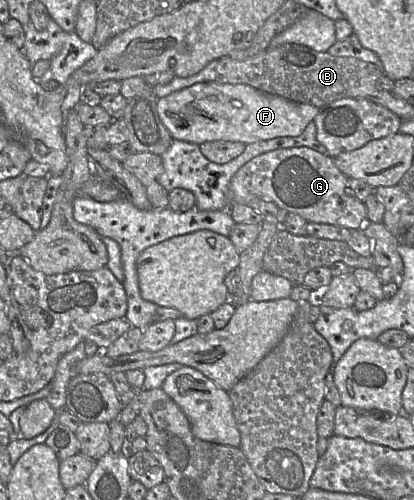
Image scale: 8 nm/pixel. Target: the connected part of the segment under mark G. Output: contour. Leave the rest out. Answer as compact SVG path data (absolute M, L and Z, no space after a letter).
M292 147L272 150L260 154L244 164L230 182L232 203L246 205L257 197L265 202L272 202L289 213L295 213L308 222L342 226L358 230L367 221L367 211L363 202L355 197L354 192L346 187L347 177L335 165L332 157L321 154L309 147Z

